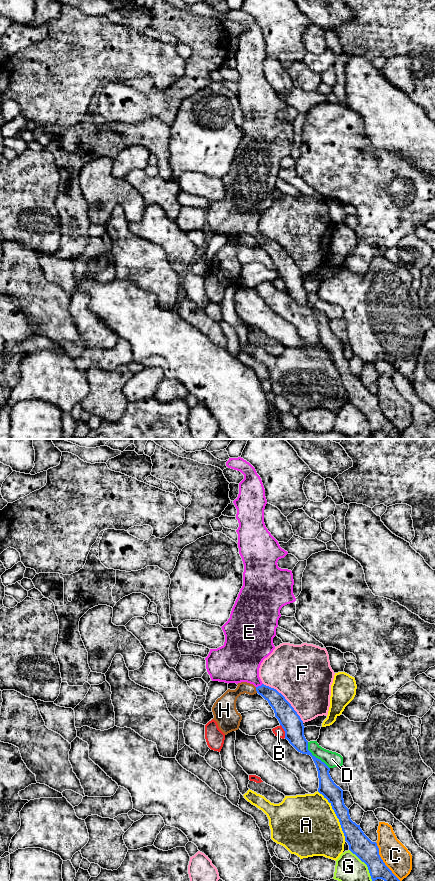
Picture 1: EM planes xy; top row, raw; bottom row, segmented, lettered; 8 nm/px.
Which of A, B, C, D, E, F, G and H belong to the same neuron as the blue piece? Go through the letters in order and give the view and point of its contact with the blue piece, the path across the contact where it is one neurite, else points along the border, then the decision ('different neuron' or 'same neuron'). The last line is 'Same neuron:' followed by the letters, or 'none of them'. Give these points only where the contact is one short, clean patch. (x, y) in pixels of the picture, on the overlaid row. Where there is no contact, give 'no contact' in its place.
A: xy (336, 815) | different neuron
B: xy (284, 730) | along xy (280, 724), (285, 737) | different neuron
C: xy (382, 861) | different neuron
D: xy (314, 756) | along xy (307, 742), (309, 751), (329, 768) | different neuron
E: xy (259, 686) | across xy (281, 707), (259, 686), (239, 662) | same neuron
F: xy (285, 699) | different neuron
G: xy (365, 863) | along xy (349, 849), (366, 865), (372, 880) | different neuron
H: xy (256, 690) | along xy (255, 687), (257, 692) | different neuron
Same neuron: E

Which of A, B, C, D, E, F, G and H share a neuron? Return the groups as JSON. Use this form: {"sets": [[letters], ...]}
{"sets": [["A"], ["B"], ["C"], ["D"], ["E"], ["F"], ["G"], ["H"]]}

